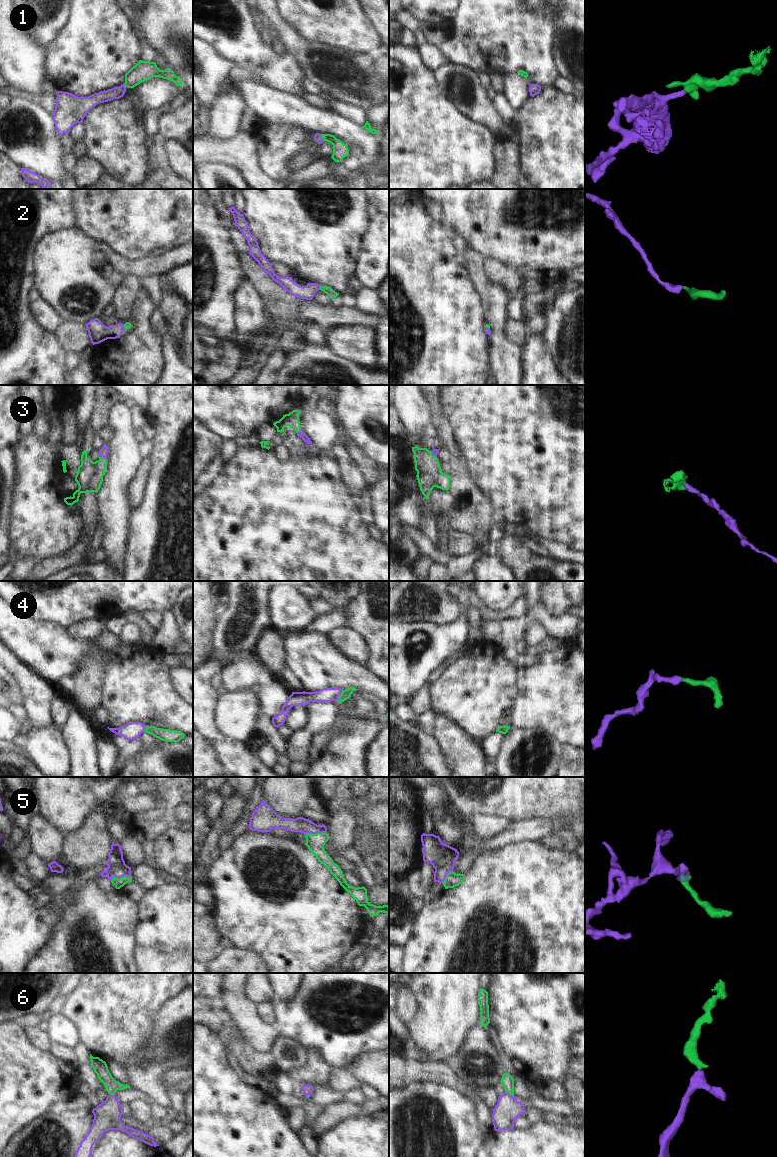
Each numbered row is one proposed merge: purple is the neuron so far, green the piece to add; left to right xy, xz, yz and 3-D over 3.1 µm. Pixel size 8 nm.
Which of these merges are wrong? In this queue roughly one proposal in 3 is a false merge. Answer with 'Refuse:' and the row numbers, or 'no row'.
Refuse: no row

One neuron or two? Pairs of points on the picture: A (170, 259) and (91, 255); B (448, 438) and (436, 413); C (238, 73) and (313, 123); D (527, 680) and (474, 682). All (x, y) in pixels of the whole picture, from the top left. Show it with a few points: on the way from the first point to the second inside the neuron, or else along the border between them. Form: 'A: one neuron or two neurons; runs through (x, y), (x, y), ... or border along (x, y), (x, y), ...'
A: one neuron; runs through (150, 265), (117, 266), (111, 260)
B: one neuron; runs through (445, 432), (438, 419)
C: two neurons; border along (261, 82), (238, 81), (235, 84)
D: two neurons; border along (518, 669), (517, 696), (513, 703)

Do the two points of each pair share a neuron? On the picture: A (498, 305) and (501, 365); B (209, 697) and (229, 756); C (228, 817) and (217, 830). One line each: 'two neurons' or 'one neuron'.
A: one neuron
B: one neuron
C: two neurons

